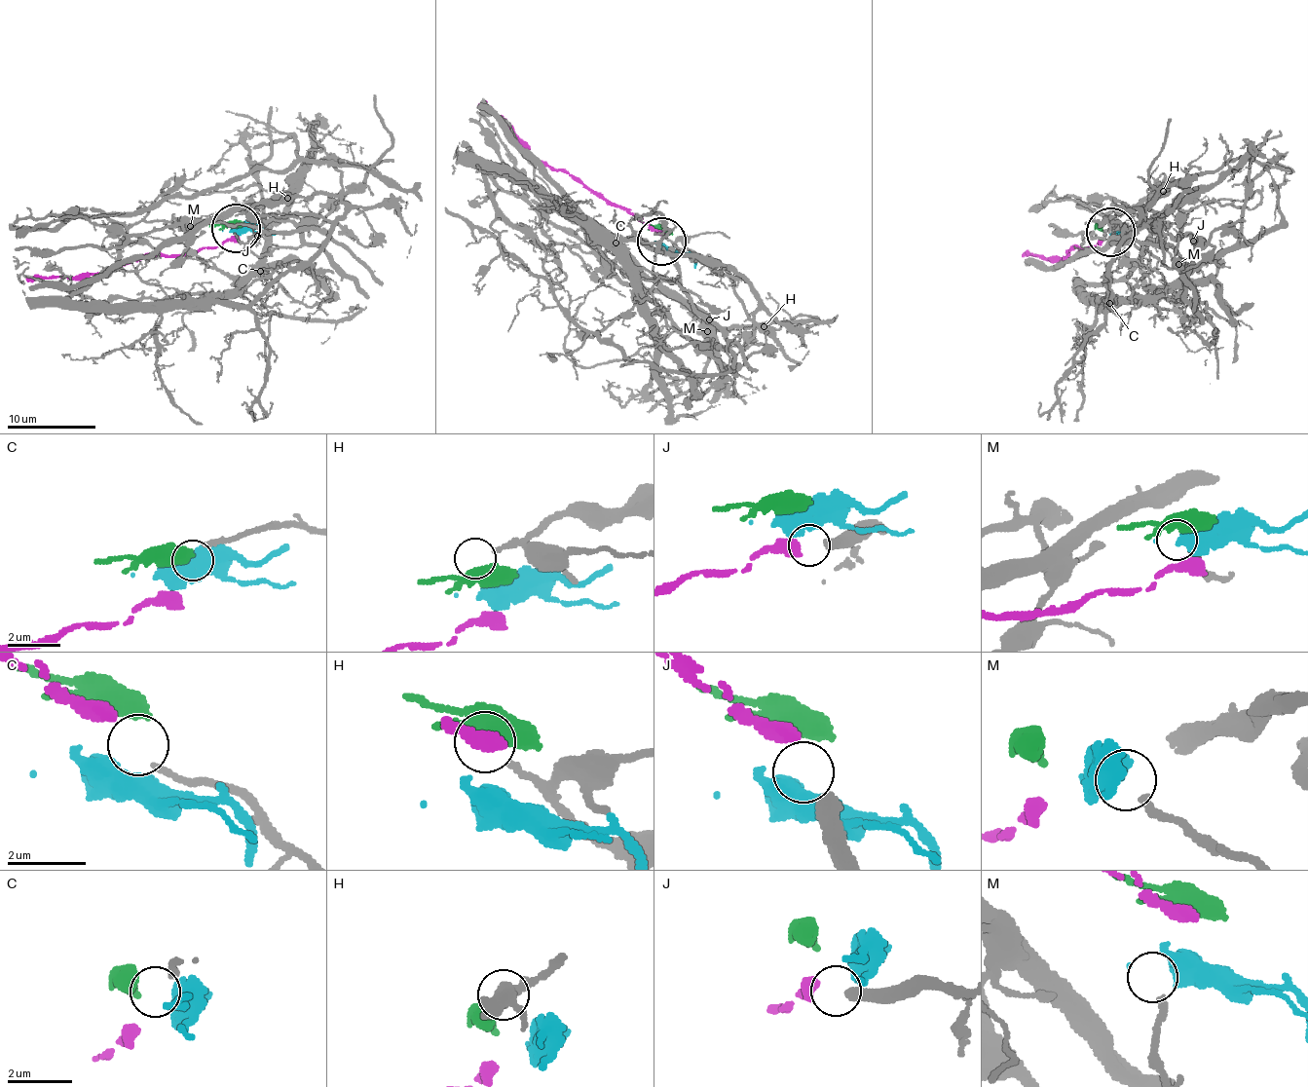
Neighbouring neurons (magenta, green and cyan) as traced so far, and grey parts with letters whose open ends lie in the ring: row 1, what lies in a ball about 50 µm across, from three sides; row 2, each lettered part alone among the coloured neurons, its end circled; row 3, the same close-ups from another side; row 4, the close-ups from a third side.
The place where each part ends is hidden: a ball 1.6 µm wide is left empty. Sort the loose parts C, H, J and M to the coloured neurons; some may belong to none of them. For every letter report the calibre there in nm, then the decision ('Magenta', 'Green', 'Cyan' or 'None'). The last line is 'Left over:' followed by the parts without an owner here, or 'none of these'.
C: Thickness 170 nm. Green
H: Thickness 180 nm. None
J: Thickness 420 nm. Magenta
M: Thickness 240 nm. Cyan
Left over: H

